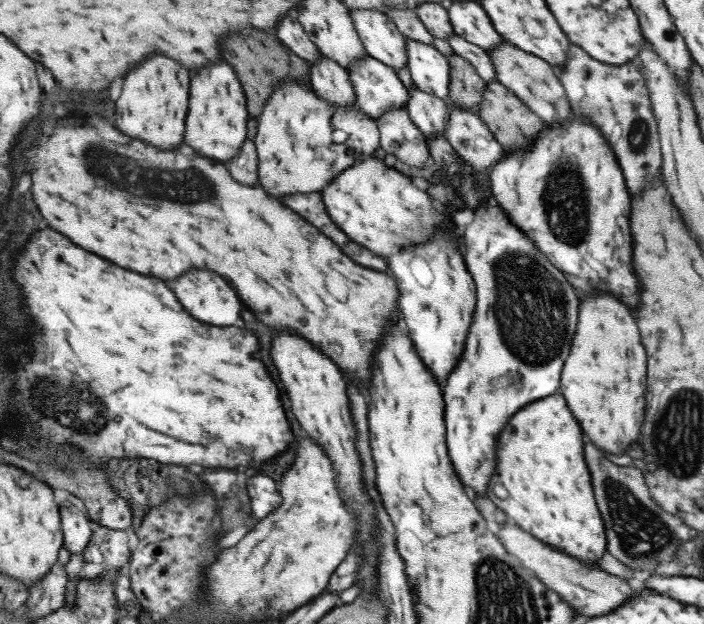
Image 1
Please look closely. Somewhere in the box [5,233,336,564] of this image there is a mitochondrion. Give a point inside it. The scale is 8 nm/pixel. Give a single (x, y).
(56, 397)

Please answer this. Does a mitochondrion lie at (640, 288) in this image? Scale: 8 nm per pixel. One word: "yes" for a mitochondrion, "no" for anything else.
no

